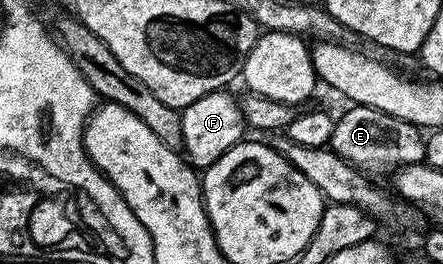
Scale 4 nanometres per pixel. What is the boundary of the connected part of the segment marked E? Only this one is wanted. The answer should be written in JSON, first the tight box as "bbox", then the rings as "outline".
{"bbox":[329,105,425,177],"outline":[[[351,105],[348,108],[343,116],[340,114],[336,118],[329,146],[358,171],[368,177],[376,177],[385,174],[387,170],[390,172],[405,165],[424,162],[425,135],[420,128],[414,127],[409,121],[389,117],[389,113],[381,113],[372,107]]]}

